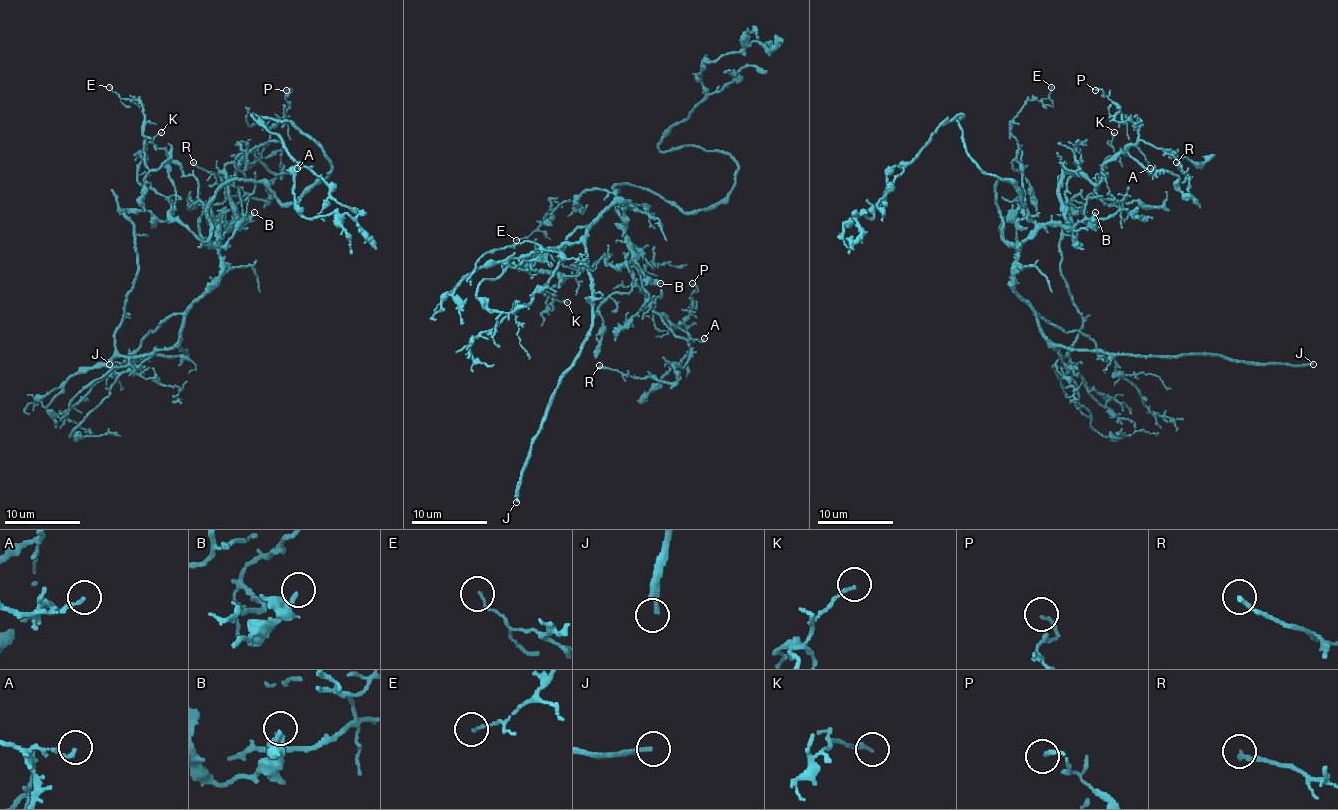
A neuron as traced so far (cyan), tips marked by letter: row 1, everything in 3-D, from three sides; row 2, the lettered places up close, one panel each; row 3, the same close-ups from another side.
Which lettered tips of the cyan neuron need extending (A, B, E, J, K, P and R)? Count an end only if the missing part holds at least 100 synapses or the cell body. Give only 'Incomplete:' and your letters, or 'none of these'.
Incomplete: B, J

